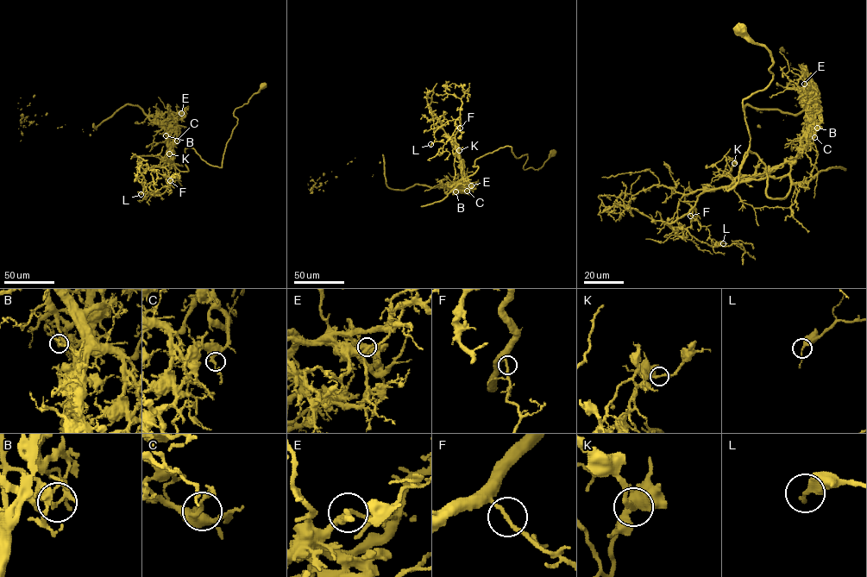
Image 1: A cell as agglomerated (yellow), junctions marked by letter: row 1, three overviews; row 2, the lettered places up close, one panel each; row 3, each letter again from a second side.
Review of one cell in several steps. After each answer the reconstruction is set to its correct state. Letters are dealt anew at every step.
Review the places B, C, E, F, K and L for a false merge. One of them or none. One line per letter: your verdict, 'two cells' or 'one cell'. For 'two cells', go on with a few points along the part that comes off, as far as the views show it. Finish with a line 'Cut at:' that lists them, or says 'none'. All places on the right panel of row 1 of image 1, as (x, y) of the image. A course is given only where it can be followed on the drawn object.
B: two cells; course (817, 128), (801, 103), (801, 65), (813, 83), (808, 106), (795, 115), (760, 112), (799, 103), (781, 47)
C: one cell
E: one cell
F: one cell
K: one cell
L: one cell
Cut at: B

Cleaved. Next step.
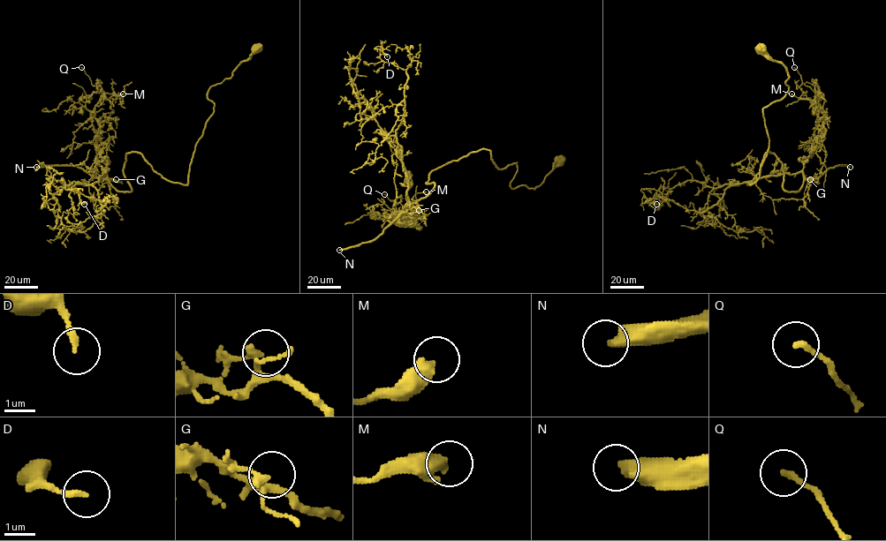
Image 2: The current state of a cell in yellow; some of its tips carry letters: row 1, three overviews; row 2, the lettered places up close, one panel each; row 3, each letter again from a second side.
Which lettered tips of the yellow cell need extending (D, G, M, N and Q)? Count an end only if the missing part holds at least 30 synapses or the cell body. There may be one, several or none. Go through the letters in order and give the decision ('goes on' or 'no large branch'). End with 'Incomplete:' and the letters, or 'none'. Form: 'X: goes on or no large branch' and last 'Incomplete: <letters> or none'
D: no large branch
G: no large branch
M: no large branch
N: goes on
Q: no large branch
Incomplete: N

